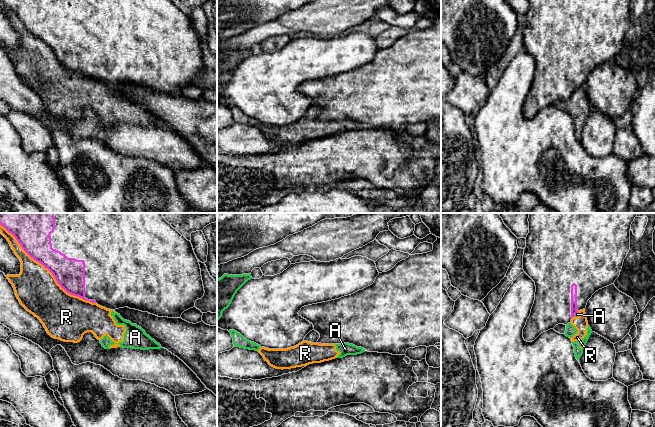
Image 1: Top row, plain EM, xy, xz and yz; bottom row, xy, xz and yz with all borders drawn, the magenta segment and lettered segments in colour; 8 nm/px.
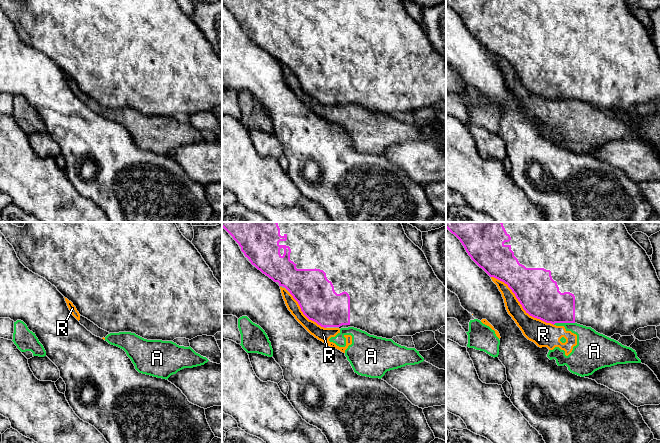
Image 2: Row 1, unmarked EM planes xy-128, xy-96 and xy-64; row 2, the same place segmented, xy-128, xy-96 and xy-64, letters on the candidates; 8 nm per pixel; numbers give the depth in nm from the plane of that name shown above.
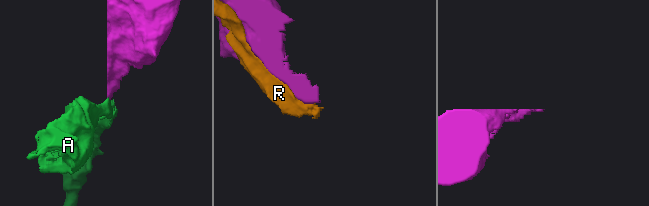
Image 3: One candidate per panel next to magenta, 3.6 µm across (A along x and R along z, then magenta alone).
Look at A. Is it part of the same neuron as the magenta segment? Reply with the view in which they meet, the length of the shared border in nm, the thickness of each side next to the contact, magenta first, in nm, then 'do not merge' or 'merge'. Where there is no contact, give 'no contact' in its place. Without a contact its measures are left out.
meets magenta in yz; contact 50 nm long; 50 nm thick on the magenta side, 30 nm on the other; do not merge

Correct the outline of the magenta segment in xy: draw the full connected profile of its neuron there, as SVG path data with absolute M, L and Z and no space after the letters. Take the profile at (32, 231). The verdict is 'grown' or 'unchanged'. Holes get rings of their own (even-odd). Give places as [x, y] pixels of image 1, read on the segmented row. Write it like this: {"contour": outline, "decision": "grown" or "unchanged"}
{"contour": "M0 213L0 225L16 238L31 258L53 274L57 283L67 293L97 303L107 309L128 307L158 317L181 318L184 311L195 307L195 302L204 296L201 269L191 242L174 229L162 213Z", "decision": "grown"}

